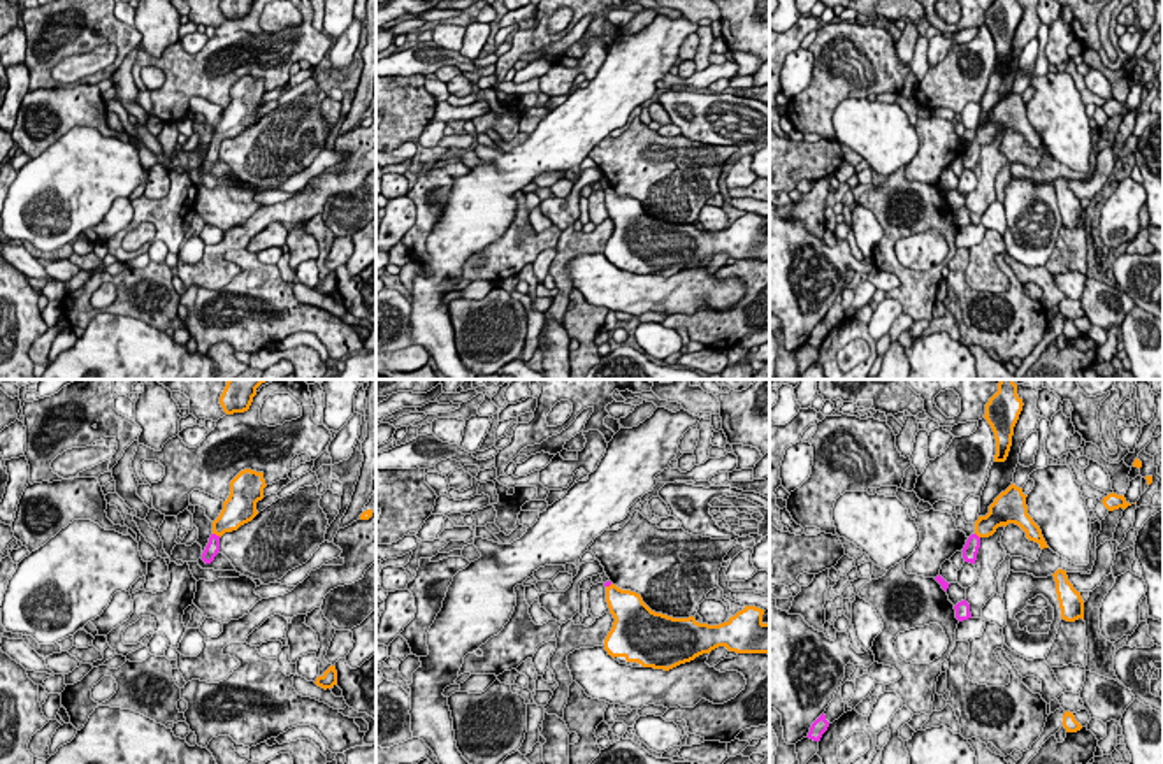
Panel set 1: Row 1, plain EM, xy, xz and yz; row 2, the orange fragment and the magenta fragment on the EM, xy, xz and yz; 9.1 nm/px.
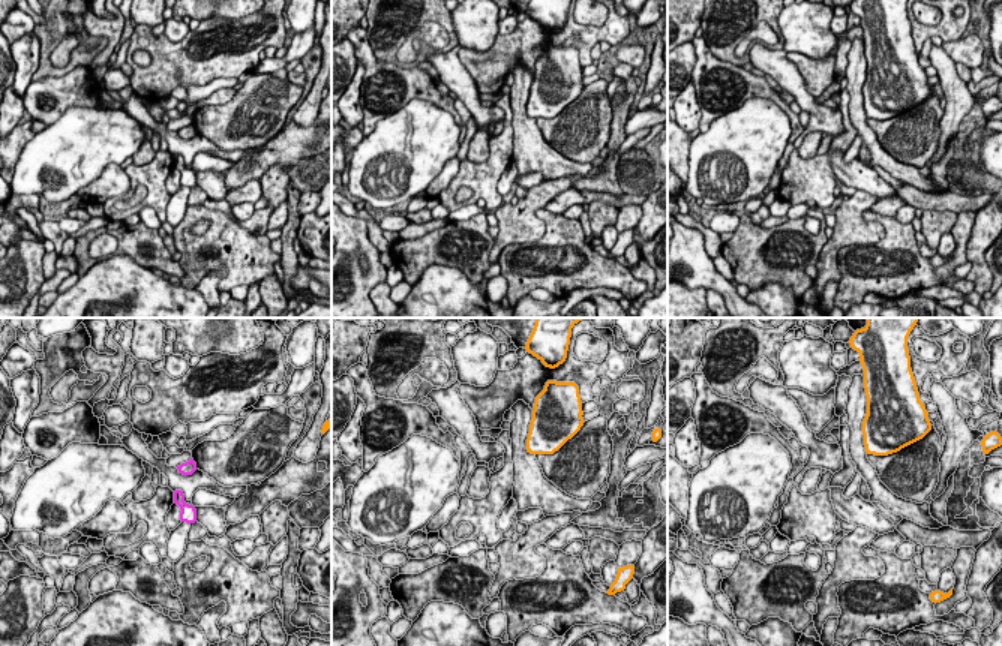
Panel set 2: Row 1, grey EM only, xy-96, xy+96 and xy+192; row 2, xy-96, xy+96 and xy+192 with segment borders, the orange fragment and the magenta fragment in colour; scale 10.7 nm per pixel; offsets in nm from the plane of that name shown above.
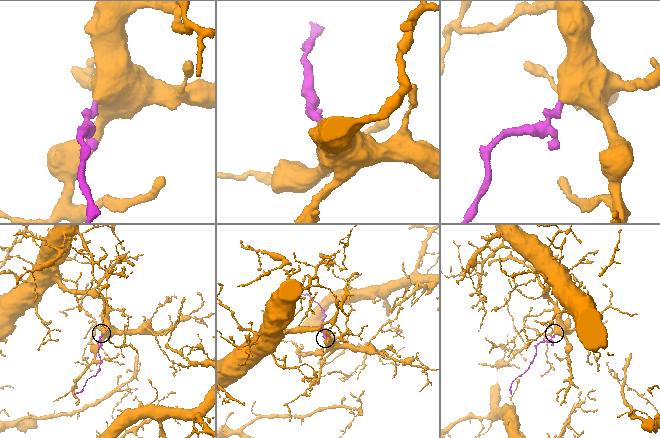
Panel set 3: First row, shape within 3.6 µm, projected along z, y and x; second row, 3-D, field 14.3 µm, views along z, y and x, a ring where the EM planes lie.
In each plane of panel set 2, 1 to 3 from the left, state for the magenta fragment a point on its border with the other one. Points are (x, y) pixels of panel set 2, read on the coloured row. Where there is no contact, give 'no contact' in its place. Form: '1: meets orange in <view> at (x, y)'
1: no contact
2: no contact
3: no contact

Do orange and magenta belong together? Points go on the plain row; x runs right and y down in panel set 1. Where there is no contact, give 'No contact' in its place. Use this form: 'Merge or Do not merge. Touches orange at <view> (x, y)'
Merge. Touches orange at xy (216, 141)

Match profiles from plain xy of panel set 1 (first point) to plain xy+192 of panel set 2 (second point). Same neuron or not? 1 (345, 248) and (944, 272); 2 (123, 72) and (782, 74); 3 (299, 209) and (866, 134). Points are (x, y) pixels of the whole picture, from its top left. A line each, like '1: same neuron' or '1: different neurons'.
1: same neuron
2: same neuron
3: different neurons

